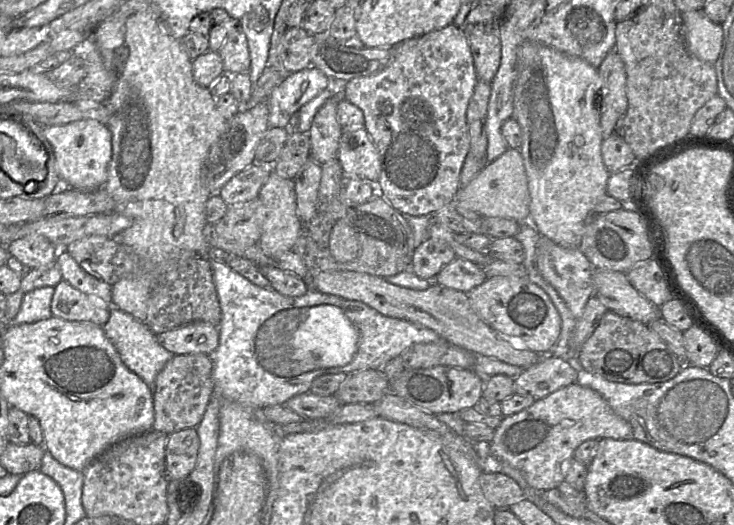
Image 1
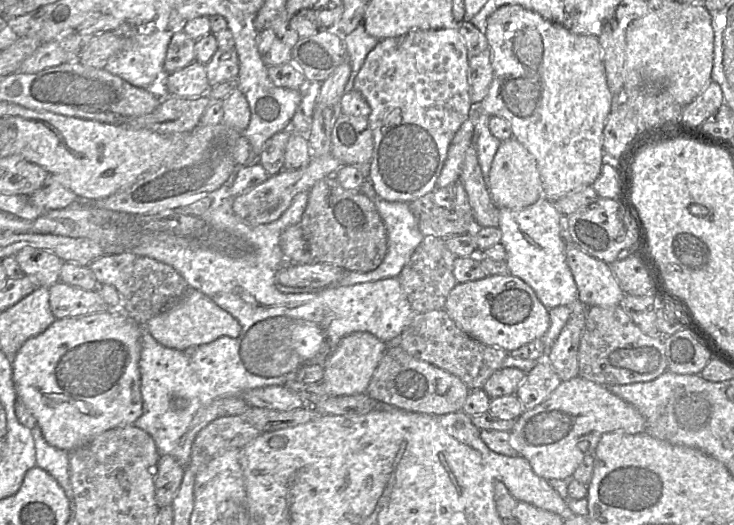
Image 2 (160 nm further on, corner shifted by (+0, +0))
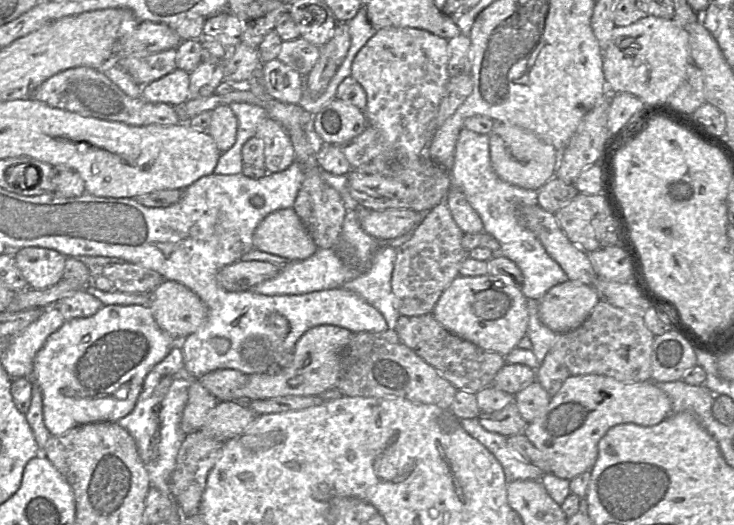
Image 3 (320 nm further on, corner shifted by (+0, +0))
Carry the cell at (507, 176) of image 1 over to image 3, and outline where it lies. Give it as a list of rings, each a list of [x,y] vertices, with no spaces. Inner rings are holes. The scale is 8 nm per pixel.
[[[496,122],[489,136],[491,164],[501,180],[538,190],[555,176],[564,150],[557,150],[526,129],[500,122]]]

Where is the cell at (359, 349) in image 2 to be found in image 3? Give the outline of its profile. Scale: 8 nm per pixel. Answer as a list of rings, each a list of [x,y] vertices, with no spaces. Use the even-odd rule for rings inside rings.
[[[334,325],[309,329],[295,344],[292,360],[287,366],[278,367],[272,361],[267,372],[248,375],[246,384],[240,390],[240,399],[248,401],[280,396],[319,396],[335,389],[342,372],[341,355],[352,336],[350,330]]]

